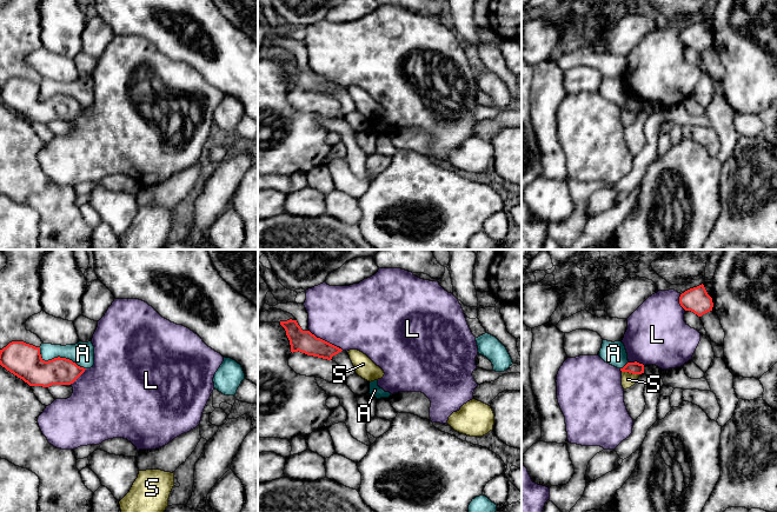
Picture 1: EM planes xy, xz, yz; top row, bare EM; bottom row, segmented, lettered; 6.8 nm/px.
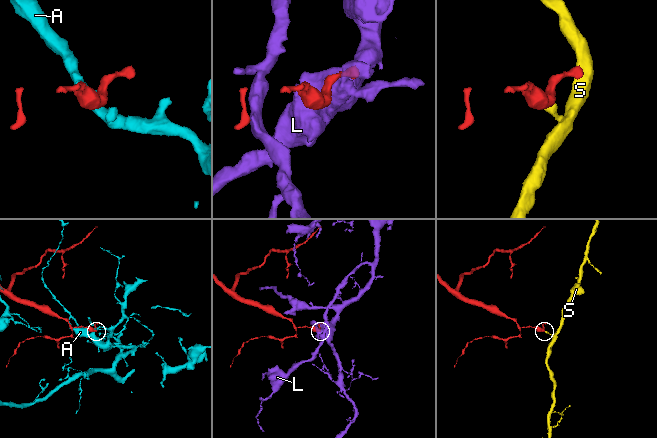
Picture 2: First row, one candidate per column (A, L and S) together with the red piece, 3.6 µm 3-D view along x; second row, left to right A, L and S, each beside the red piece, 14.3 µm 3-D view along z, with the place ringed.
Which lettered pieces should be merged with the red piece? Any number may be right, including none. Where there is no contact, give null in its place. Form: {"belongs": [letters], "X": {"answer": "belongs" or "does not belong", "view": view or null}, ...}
{"belongs": [], "A": {"answer": "does not belong", "view": "xy"}, "L": {"answer": "does not belong", "view": "xz"}, "S": {"answer": "does not belong", "view": "yz"}}

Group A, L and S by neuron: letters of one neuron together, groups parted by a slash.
A / L / S

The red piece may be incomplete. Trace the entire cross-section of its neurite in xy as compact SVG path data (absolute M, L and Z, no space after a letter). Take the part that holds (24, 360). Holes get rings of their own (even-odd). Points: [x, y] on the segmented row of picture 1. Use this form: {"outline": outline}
{"outline": "M12 341L0 350L0 365L29 386L42 387L71 385L86 370L66 358L45 361L40 347L24 341Z"}

